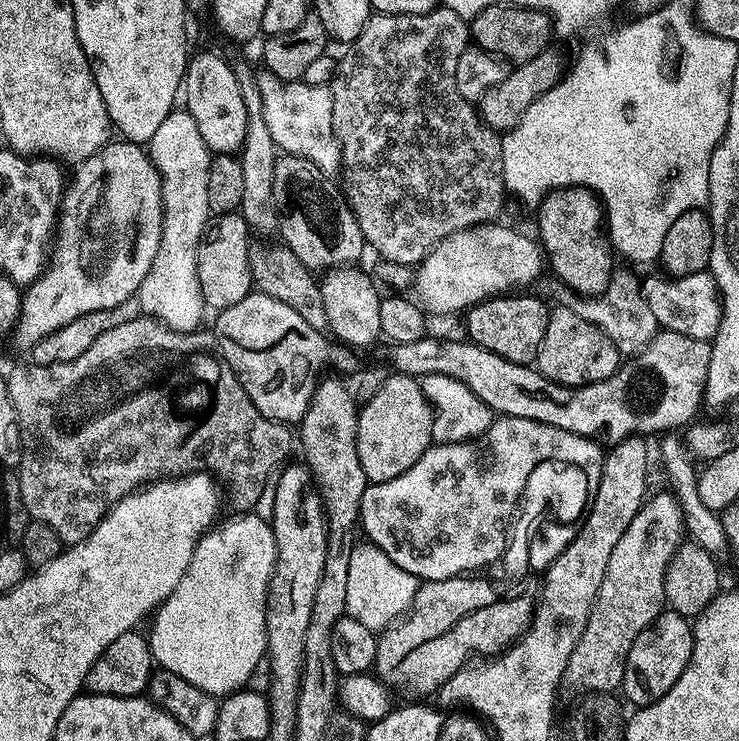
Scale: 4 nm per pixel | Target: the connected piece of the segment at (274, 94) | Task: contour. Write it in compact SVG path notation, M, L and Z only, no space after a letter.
M264 70L256 76L256 84L262 94L262 108L266 118L266 126L270 126L270 138L274 138L277 149L281 153L306 158L318 166L325 176L332 178L341 171L340 143L336 141L334 130L334 98L328 84L306 84L299 80L280 80L277 76Z

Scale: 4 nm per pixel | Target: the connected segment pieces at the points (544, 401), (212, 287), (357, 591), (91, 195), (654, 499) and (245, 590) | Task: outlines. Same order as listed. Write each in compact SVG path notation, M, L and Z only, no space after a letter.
M660 330L644 349L635 356L625 359L620 369L610 374L610 378L581 388L571 388L562 386L558 382L550 382L550 378L537 372L535 367L510 362L464 338L440 341L435 340L432 334L428 334L418 342L397 344L394 351L396 351L395 371L397 373L417 378L430 374L442 374L454 378L465 384L479 400L486 402L486 406L491 408L493 413L514 418L530 418L546 426L558 426L562 430L570 430L570 434L589 438L599 437L601 441L615 442L625 440L627 436L645 434L644 432L660 434L665 430L680 430L676 428L682 427L696 411L701 411L706 374L710 370L712 346L707 340Z
M239 211L215 217L204 229L204 237L200 239L200 244L196 248L196 269L198 286L209 309L219 310L234 306L234 302L242 302L242 298L246 298L249 292L253 291L250 254L254 244L248 239L248 224Z
M370 542L363 543L357 543L350 554L350 575L346 581L347 615L380 634L395 625L411 609L421 581L414 574L406 574L402 566L390 562L390 558L386 558L378 546Z
M123 138L113 139L90 154L90 158L75 165L73 172L76 173L73 176L71 173L62 201L53 262L43 276L27 287L20 301L18 336L20 332L21 338L27 342L41 340L46 334L54 334L54 330L66 326L66 322L74 322L74 318L82 314L90 314L94 310L110 310L137 295L146 274L150 274L150 266L154 266L154 258L162 242L162 180L152 157L139 143Z
M671 491L649 495L638 514L634 514L634 522L626 526L626 534L610 550L610 562L606 574L602 574L602 586L598 586L598 598L594 598L586 630L582 630L582 638L578 638L574 654L568 659L568 672L580 676L581 689L615 693L620 688L624 663L630 646L634 646L634 638L665 611L664 575L674 554L685 543L684 518L680 503Z
M252 514L236 515L240 516L213 527L198 541L182 582L174 586L174 594L156 609L150 620L152 632L147 633L153 661L163 671L176 674L190 682L190 686L198 686L198 690L206 690L206 694L217 698L241 691L258 660L267 653L268 587L276 573L276 543L271 523L265 517L263 520L260 516L248 516Z

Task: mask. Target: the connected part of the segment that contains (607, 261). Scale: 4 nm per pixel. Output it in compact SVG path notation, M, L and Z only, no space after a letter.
M585 188L554 190L538 206L539 212L538 240L557 278L564 280L566 287L573 288L577 297L595 298L604 295L614 275L614 252L602 227L602 208L597 197Z

